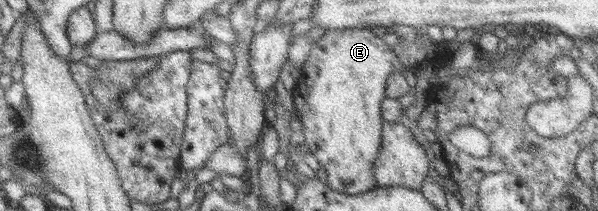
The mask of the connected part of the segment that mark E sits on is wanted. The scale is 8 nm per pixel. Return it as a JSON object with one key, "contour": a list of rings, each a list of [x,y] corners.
{"contour":[[[368,29],[326,30],[315,40],[307,60],[301,66],[300,76],[289,94],[293,98],[293,115],[301,121],[303,144],[325,172],[325,185],[334,192],[357,195],[376,184],[373,178],[373,160],[380,146],[380,131],[383,120],[380,118],[380,105],[384,100],[385,80],[393,72],[411,72],[403,67],[392,50]]]}

